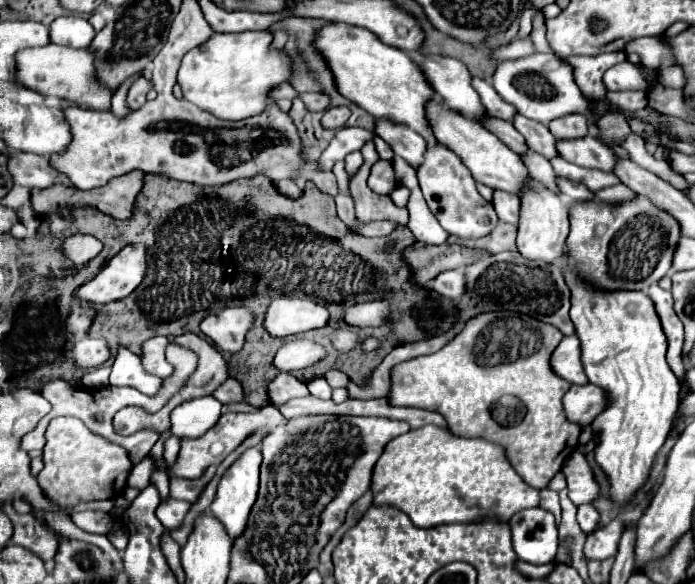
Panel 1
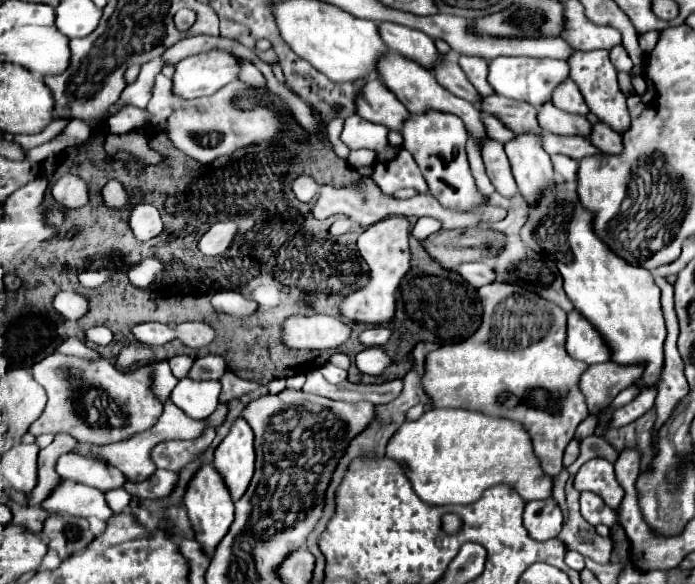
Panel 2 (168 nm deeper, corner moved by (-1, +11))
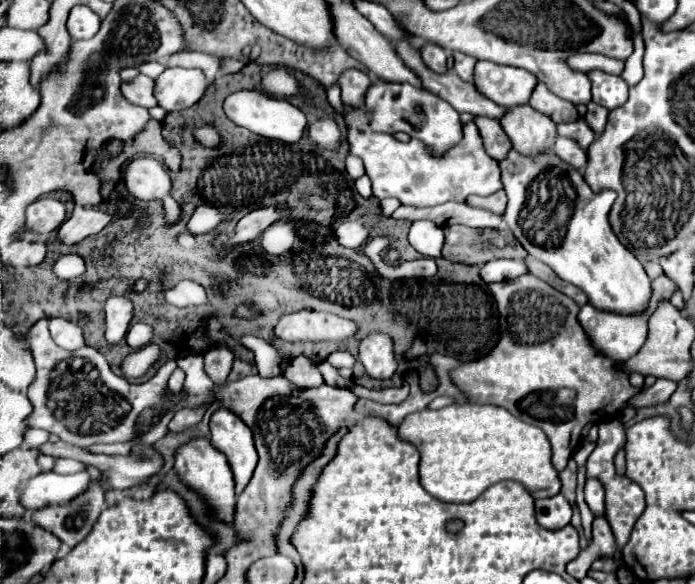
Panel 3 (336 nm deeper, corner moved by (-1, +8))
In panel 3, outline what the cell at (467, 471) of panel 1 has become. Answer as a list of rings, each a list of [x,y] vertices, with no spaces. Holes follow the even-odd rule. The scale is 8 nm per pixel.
[[[453,404],[441,410],[421,410],[407,416],[399,424],[399,438],[407,440],[409,444],[415,444],[421,454],[421,462],[419,462],[421,486],[433,498],[439,498],[445,502],[473,502],[489,486],[501,480],[521,482],[533,498],[551,498],[559,494],[561,490],[559,476],[551,464],[551,444],[545,432],[537,426],[521,422],[519,418],[515,418],[505,408],[499,408],[499,406]]]

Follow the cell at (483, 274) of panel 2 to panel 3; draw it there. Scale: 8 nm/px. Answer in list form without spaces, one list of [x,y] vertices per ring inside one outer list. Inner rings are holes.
[[[491,260],[487,264],[483,264],[479,268],[483,282],[493,284],[493,282],[501,282],[501,280],[509,280],[521,274],[527,274],[527,266],[519,260]]]

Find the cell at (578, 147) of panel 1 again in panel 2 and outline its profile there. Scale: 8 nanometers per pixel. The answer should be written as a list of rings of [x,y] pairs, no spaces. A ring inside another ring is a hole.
[[[545,101],[537,111],[537,121],[543,131],[559,133],[559,135],[589,135],[591,123],[583,115],[565,113],[555,107],[553,101]]]

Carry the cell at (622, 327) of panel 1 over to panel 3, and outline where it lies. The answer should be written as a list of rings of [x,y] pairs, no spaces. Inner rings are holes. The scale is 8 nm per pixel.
[[[511,150],[509,156],[501,162],[501,182],[509,198],[503,220],[531,256],[551,266],[559,274],[559,278],[581,288],[593,308],[599,308],[603,312],[619,312],[621,316],[639,316],[647,312],[647,302],[651,300],[651,280],[645,274],[643,264],[617,240],[607,220],[611,204],[617,198],[615,192],[591,192],[583,176],[573,166],[561,162],[553,152],[541,154],[531,160]]]

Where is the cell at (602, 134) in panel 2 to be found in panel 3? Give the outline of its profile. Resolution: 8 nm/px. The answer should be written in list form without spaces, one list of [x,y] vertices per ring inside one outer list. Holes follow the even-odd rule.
[[[589,102],[587,104],[587,114],[585,114],[585,122],[591,126],[591,130],[597,134],[597,136],[601,136],[601,132],[605,130],[605,124],[607,124],[607,110],[603,108],[603,106],[599,106],[599,104],[595,104],[595,102]]]

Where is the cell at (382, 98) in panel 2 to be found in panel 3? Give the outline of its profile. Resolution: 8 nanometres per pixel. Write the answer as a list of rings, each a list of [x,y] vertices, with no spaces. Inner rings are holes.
[[[347,70],[339,78],[339,88],[341,88],[341,100],[345,104],[361,108],[367,88],[371,88],[371,76],[361,70]]]

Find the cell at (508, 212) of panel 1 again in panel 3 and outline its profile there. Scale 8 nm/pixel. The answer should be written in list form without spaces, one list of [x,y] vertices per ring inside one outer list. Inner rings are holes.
[[[475,118],[475,124],[481,132],[481,138],[483,138],[483,146],[487,148],[487,154],[501,162],[503,156],[507,156],[507,152],[511,150],[511,142],[507,138],[507,134],[503,132],[499,120],[493,120],[493,118]]]

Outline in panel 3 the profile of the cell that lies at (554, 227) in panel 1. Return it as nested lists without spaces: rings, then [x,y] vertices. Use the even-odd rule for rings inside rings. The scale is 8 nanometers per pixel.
[[[531,106],[509,108],[501,118],[501,126],[509,136],[515,152],[523,156],[549,152],[557,138],[555,122],[549,116],[535,112]]]

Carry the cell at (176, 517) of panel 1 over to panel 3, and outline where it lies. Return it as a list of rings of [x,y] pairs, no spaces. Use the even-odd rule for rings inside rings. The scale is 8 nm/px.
[[[47,442],[38,448],[36,448],[41,454],[57,456],[57,458],[75,458],[79,462],[85,462],[85,464],[91,464],[95,468],[99,468],[105,478],[107,478],[107,484],[115,490],[127,490],[131,486],[137,486],[137,484],[143,484],[147,482],[151,476],[155,476],[165,460],[163,456],[155,450],[155,456],[151,456],[149,462],[143,462],[139,464],[137,460],[129,458],[129,456],[107,456],[107,454],[93,454],[89,450],[81,450],[81,448],[75,448],[71,444],[65,444],[65,442]]]

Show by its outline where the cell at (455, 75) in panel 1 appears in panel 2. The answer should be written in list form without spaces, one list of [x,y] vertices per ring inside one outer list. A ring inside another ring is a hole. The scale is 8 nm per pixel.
[[[383,21],[379,23],[379,35],[389,51],[397,51],[427,69],[431,69],[433,63],[439,61],[439,51],[435,49],[433,39],[423,31]]]

